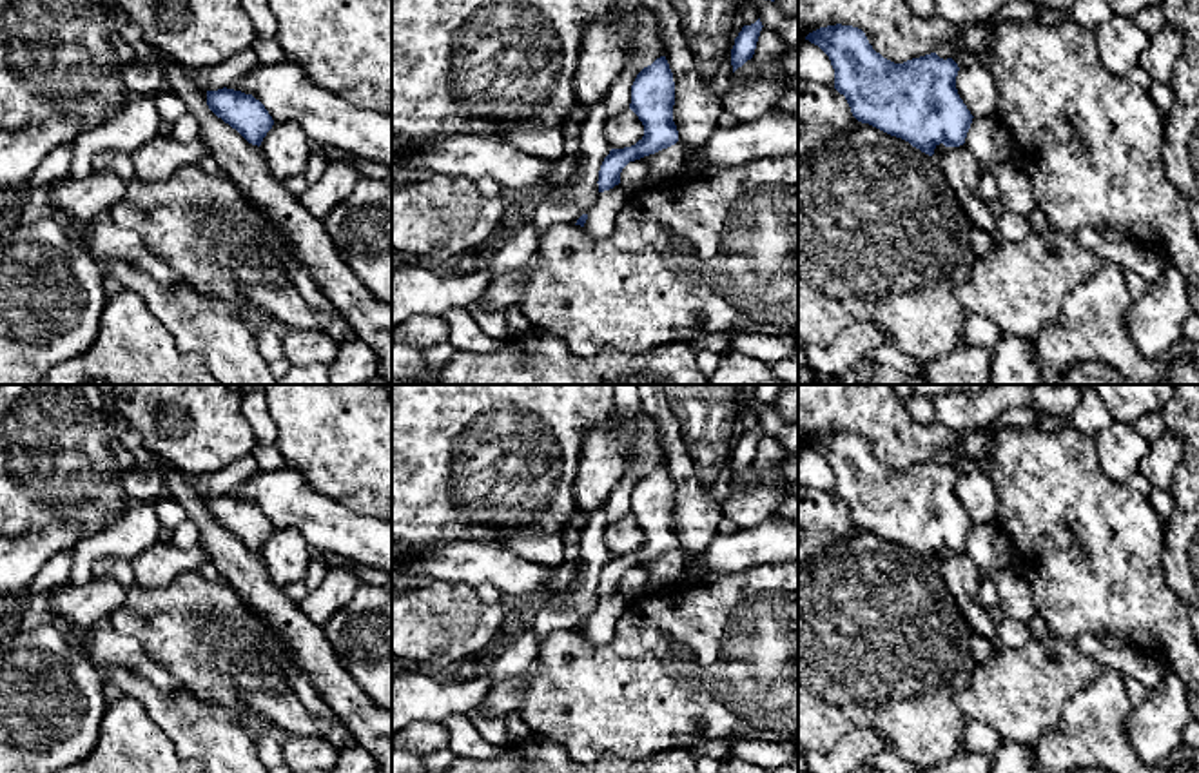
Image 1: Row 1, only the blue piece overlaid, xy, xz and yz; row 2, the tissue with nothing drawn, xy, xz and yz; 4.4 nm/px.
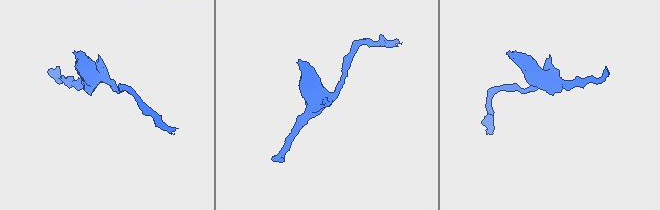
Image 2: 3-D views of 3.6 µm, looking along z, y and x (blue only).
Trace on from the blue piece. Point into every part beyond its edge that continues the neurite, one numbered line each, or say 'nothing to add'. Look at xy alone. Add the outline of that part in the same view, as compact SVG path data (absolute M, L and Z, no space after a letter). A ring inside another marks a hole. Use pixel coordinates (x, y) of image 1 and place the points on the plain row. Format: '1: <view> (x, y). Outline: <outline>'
nothing to add

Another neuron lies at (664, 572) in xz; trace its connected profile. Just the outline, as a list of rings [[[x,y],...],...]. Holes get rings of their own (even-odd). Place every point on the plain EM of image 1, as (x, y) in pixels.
[[[678,550],[640,566],[649,573],[648,582],[642,588],[642,593],[646,595],[660,593],[680,584],[686,570],[684,555]]]

